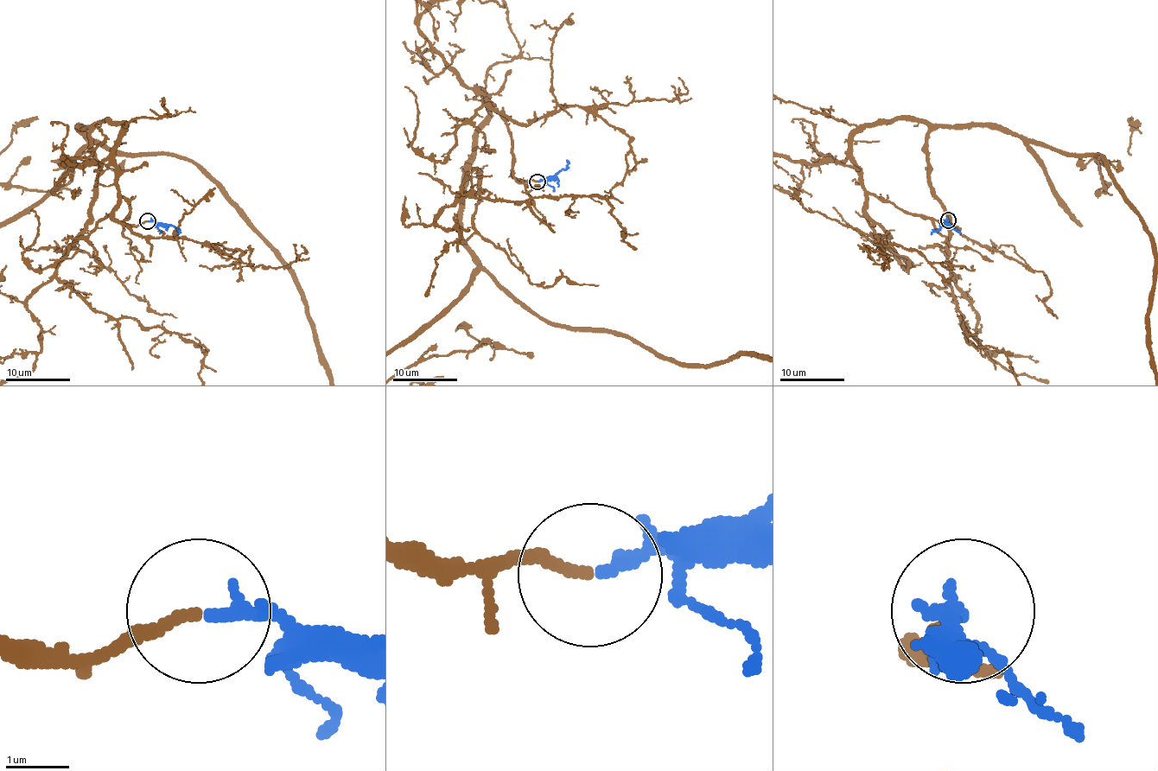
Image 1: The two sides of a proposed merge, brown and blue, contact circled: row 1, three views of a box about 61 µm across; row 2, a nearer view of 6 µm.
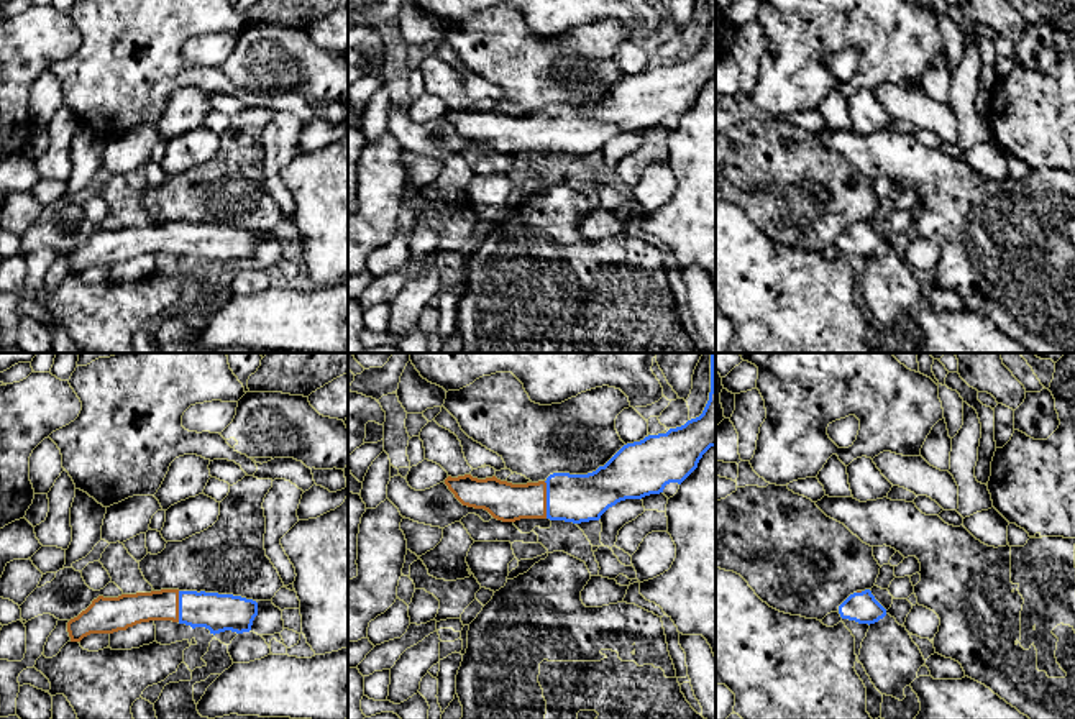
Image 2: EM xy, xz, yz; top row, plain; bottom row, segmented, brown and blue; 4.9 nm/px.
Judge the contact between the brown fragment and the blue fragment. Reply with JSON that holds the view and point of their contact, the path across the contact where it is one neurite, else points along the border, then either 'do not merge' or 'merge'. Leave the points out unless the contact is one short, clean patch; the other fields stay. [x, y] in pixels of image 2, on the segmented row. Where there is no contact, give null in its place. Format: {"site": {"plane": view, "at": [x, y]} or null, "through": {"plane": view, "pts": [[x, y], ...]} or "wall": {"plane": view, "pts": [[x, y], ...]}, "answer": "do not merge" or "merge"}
{"site": {"plane": "xz", "at": [545, 499]}, "through": {"plane": "xz", "pts": [[504, 501], [545, 499], [573, 498]]}, "answer": "merge"}

